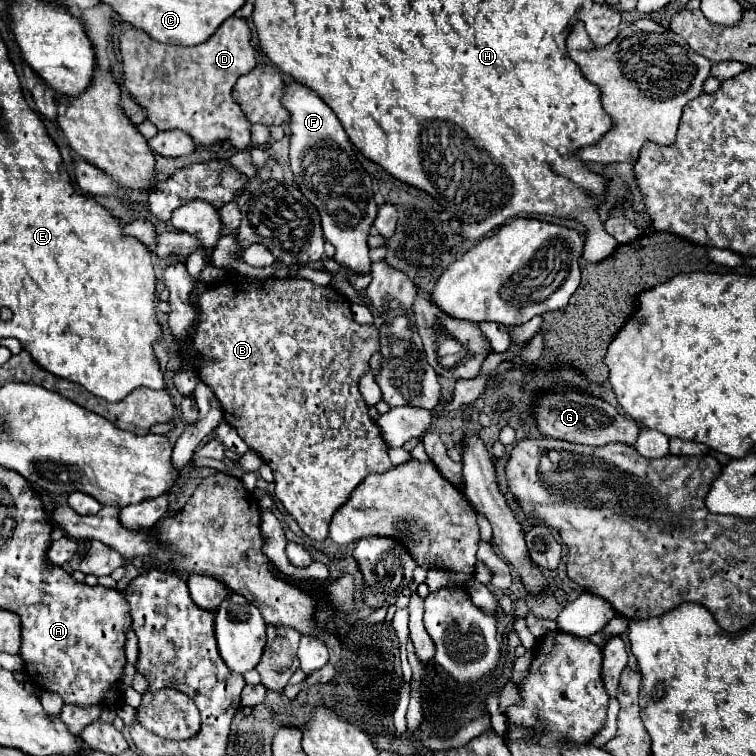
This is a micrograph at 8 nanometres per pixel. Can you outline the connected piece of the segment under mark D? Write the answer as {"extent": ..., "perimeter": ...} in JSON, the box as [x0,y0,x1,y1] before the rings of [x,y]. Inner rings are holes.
{"extent":[120,19,256,149],"perimeter":[[[226,19],[222,27],[206,43],[196,47],[164,45],[154,41],[140,29],[128,29],[120,35],[120,53],[124,87],[130,93],[130,97],[136,103],[140,103],[140,107],[144,105],[148,121],[154,123],[158,129],[180,129],[192,137],[196,147],[212,145],[224,139],[230,139],[236,149],[246,149],[250,145],[250,121],[244,117],[238,103],[234,103],[230,97],[236,79],[256,67],[256,51],[250,45],[250,29],[244,19]]]}

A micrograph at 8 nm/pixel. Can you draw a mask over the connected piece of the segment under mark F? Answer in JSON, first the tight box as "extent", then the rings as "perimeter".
{"extent":[282,81,378,275],"perimeter":[[[296,81],[284,85],[282,105],[290,113],[290,149],[288,149],[288,153],[290,153],[290,169],[294,173],[294,183],[306,195],[306,199],[310,199],[310,203],[314,203],[314,207],[318,209],[318,213],[322,217],[324,237],[328,243],[332,243],[336,247],[334,259],[338,263],[344,263],[356,275],[370,273],[372,259],[368,255],[366,237],[368,237],[368,231],[376,217],[378,205],[374,203],[374,197],[372,197],[372,181],[370,181],[368,173],[364,171],[364,167],[360,165],[360,161],[356,159],[354,147],[352,147],[342,123],[338,121],[334,111],[312,89],[308,89]]]}

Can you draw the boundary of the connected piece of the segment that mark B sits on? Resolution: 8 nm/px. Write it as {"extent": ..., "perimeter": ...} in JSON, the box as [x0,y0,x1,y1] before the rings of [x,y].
{"extent":[188,275,392,541],"perimeter":[[[233,275],[196,299],[198,327],[188,345],[210,357],[210,363],[200,367],[200,379],[220,399],[224,421],[272,467],[276,497],[314,541],[328,537],[332,515],[366,475],[392,467],[388,445],[368,417],[368,405],[358,391],[358,381],[370,369],[368,361],[380,347],[378,329],[358,325],[352,319],[350,303],[336,301],[340,295],[332,287],[320,287],[307,279],[270,277],[262,281]]]}

